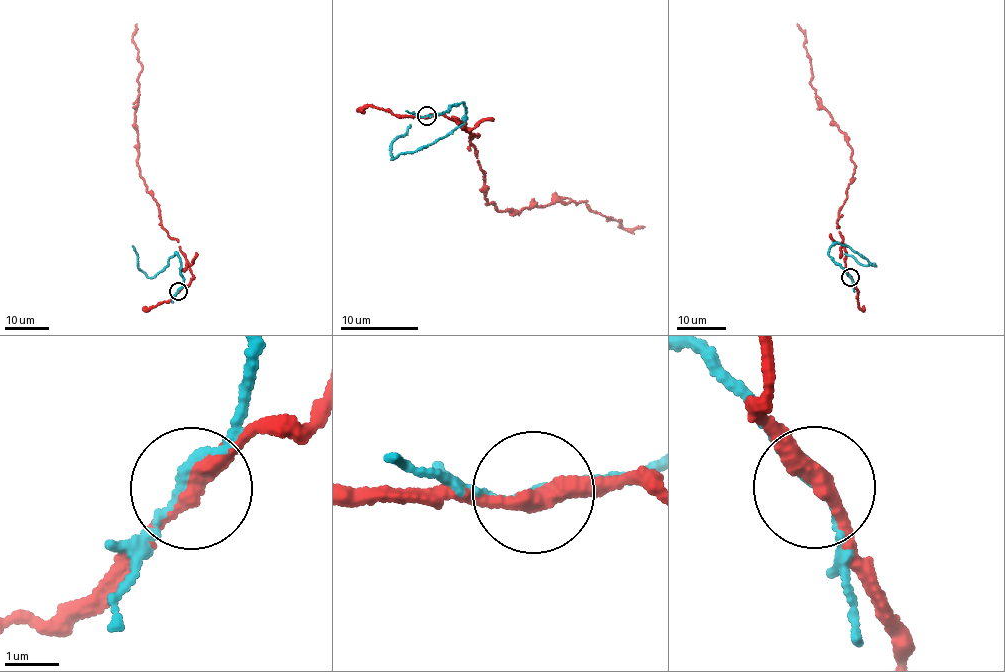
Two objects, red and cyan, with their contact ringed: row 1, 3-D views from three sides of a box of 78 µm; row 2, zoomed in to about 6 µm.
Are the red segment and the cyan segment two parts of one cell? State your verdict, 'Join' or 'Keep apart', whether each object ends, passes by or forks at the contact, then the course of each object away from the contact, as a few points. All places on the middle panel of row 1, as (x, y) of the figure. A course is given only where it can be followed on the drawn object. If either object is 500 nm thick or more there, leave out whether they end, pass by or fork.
Keep apart. At the ring red passes by. At the ring cyan passes by. Course of red: (426, 116), (478, 135), (482, 191), (502, 212), (585, 201), (625, 230), (645, 227). Course of cyan: (426, 116), (461, 103), (467, 108), (462, 124), (394, 159), (390, 143), (411, 124)

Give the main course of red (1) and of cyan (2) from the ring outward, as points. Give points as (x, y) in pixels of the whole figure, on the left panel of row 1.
1: (178, 291), (190, 282), (189, 265), (164, 228), (137, 165), (137, 23)
2: (178, 291), (183, 278), (179, 256), (176, 254), (168, 258), (163, 269), (149, 278), (137, 268), (132, 245)

